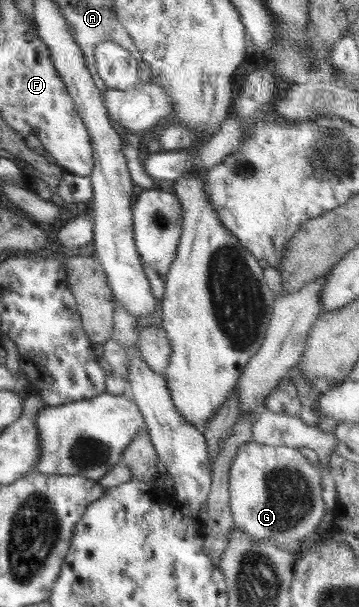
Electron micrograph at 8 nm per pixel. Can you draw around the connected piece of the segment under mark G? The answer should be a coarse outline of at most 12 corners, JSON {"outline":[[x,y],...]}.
{"outline":[[253,439],[230,472],[236,528],[276,547],[314,533],[322,475]]}

